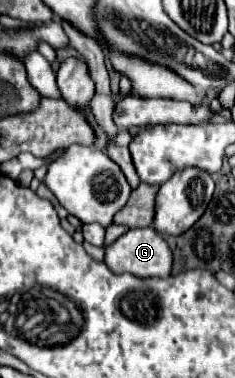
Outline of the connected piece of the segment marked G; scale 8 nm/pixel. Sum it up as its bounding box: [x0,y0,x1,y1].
[105,226,171,278]

